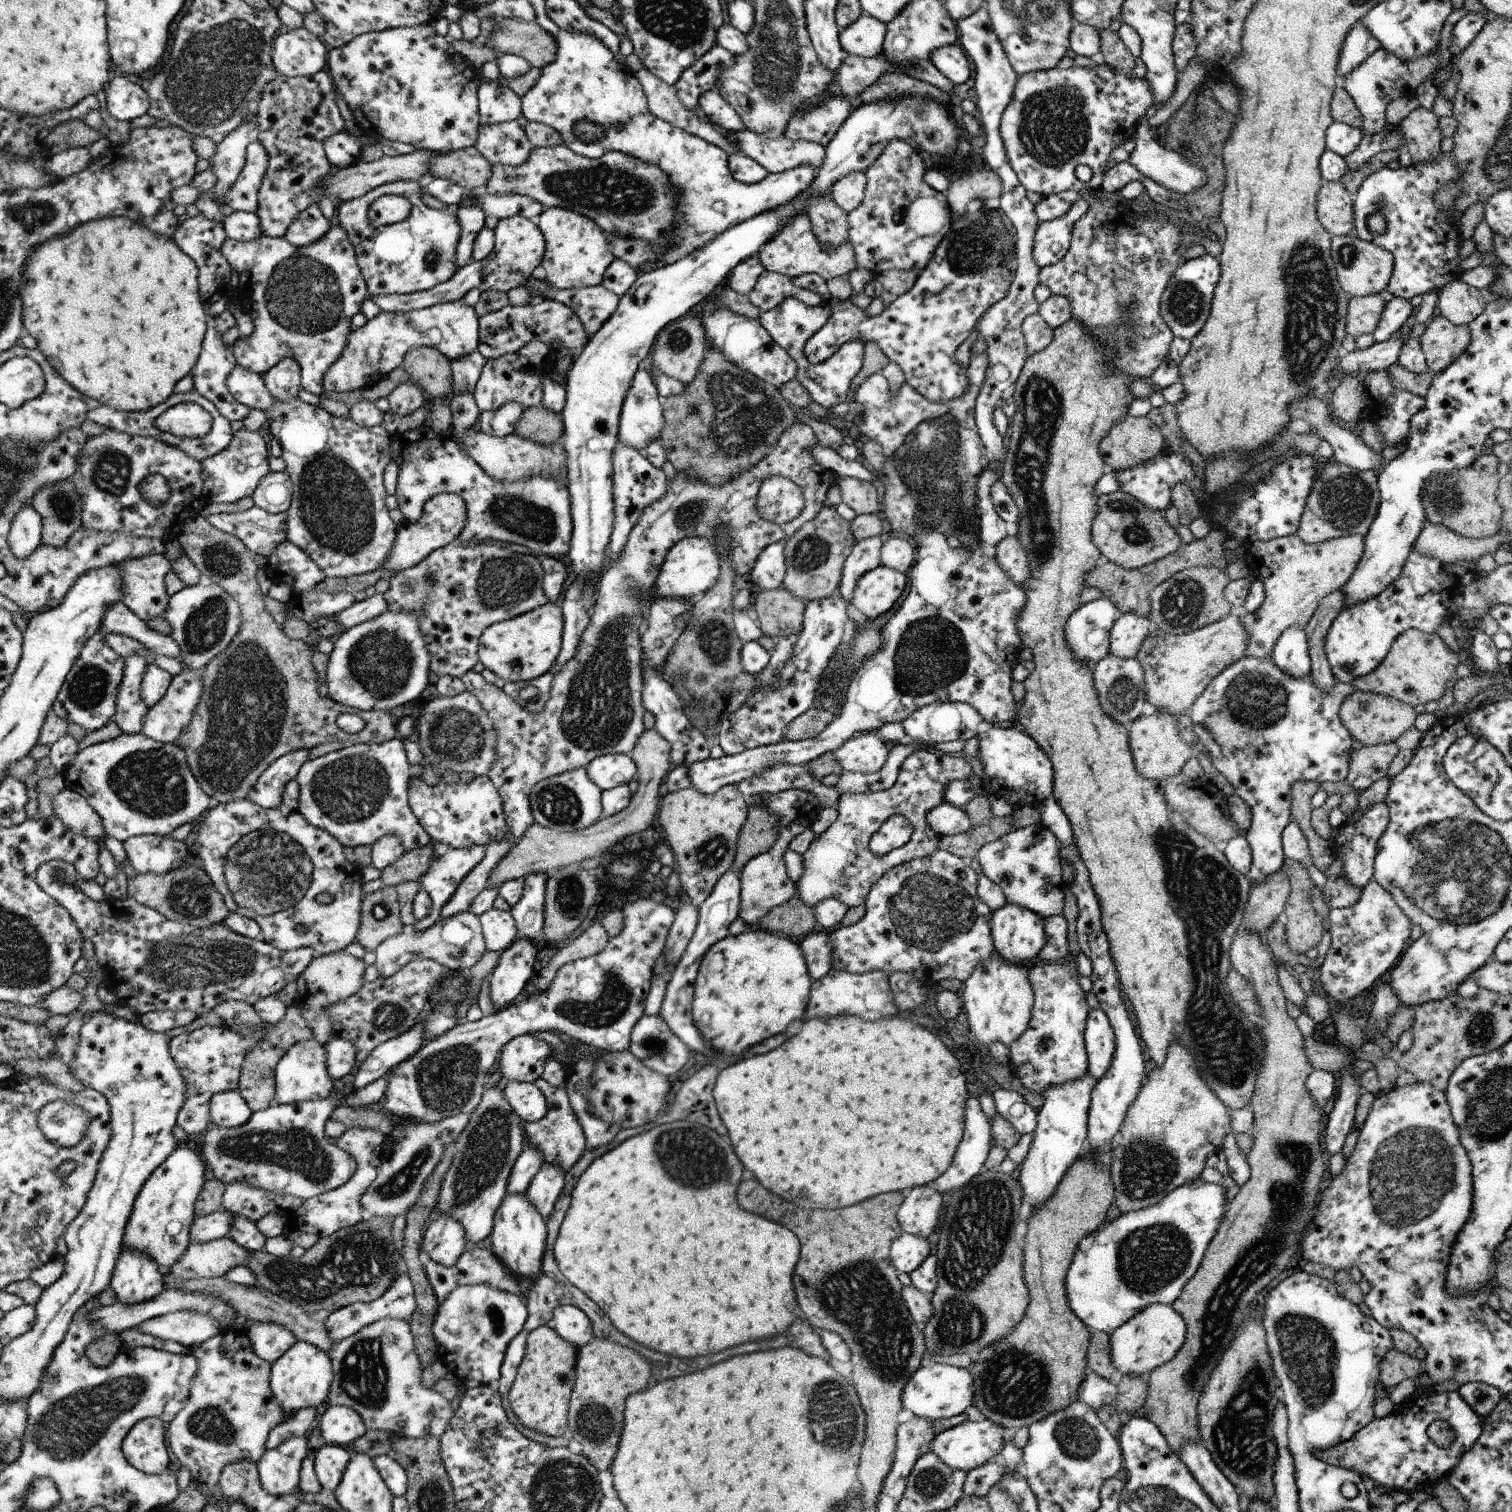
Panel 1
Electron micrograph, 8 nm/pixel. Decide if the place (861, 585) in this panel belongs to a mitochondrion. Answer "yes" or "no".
no

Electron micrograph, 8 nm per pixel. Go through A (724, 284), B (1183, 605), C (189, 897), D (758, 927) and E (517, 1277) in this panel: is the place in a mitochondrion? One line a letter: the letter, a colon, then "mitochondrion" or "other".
A: other
B: mitochondrion
C: mitochondrion
D: other
E: other

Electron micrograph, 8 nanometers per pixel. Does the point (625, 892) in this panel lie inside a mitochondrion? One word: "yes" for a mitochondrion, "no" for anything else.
no

